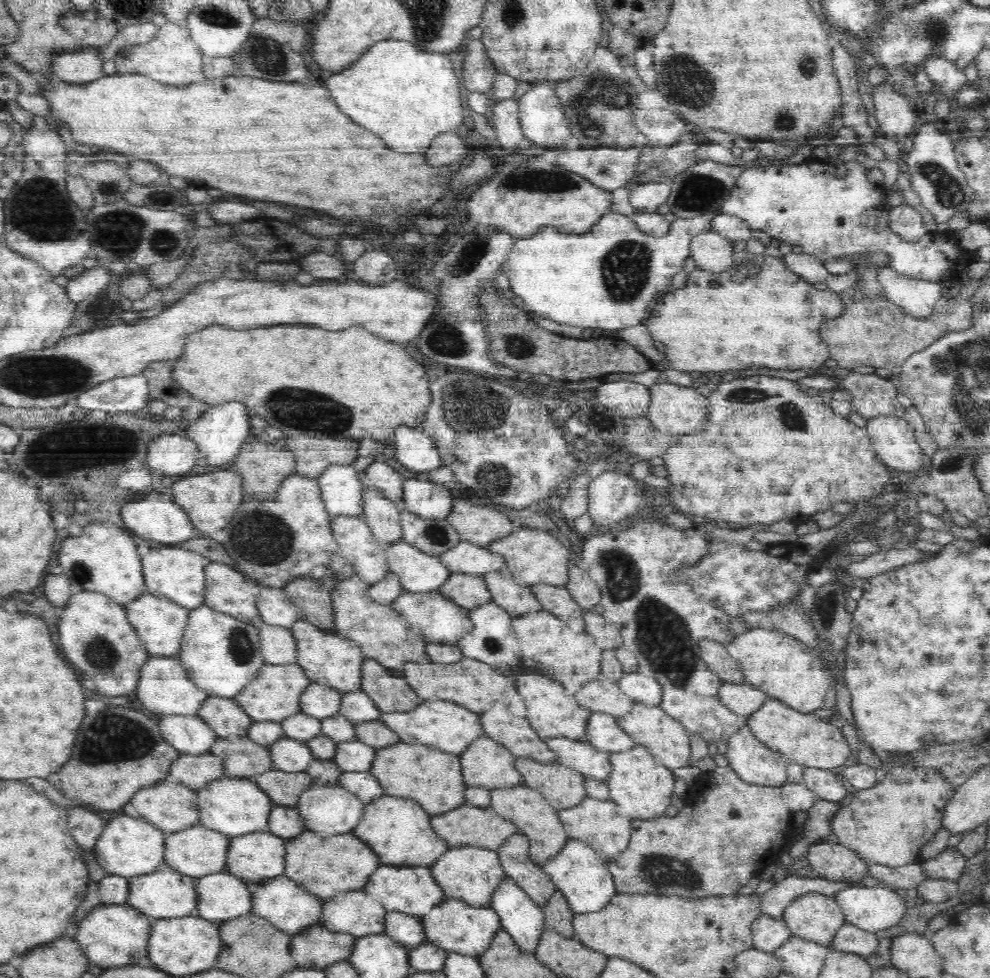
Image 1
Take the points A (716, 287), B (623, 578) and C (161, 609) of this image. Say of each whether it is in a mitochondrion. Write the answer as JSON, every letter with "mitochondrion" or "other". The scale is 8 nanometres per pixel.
{"A":"other","B":"mitochondrion","C":"other"}

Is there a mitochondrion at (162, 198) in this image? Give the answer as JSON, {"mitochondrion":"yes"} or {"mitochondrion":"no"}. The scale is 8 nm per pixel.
{"mitochondrion":"yes"}

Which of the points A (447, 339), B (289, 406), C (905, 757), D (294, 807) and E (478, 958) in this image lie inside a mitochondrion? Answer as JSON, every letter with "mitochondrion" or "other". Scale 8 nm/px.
{"A":"mitochondrion","B":"mitochondrion","C":"other","D":"other","E":"other"}

